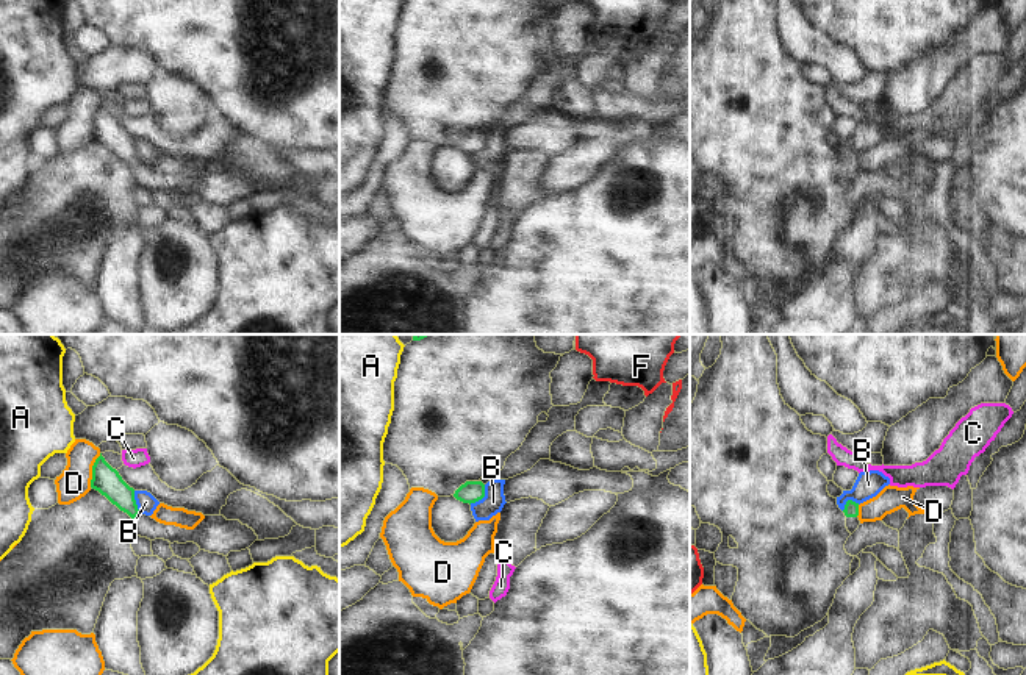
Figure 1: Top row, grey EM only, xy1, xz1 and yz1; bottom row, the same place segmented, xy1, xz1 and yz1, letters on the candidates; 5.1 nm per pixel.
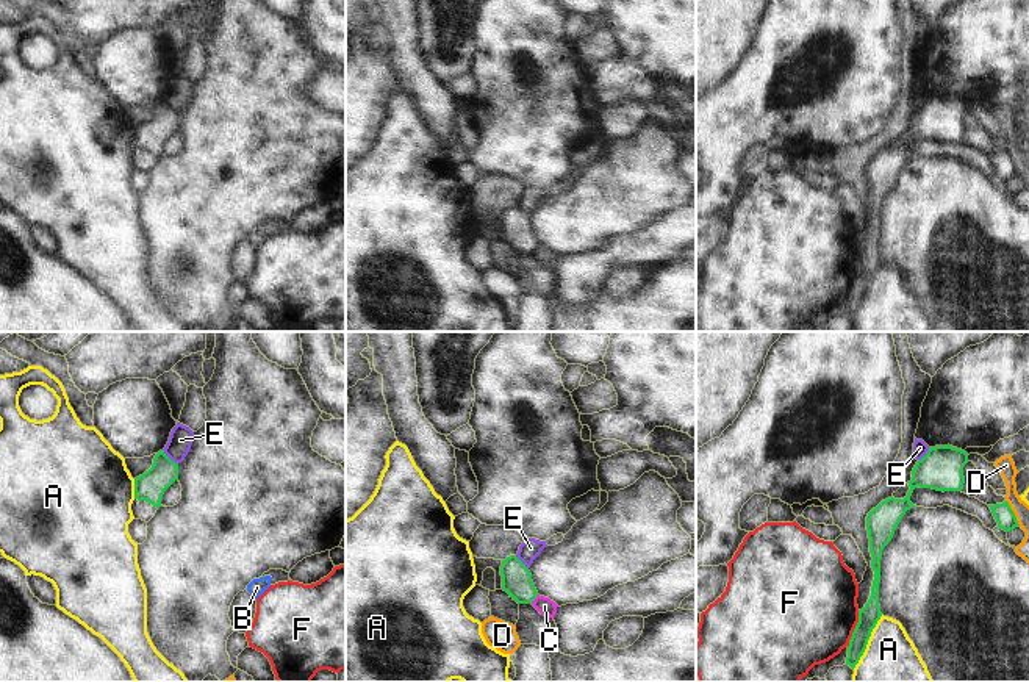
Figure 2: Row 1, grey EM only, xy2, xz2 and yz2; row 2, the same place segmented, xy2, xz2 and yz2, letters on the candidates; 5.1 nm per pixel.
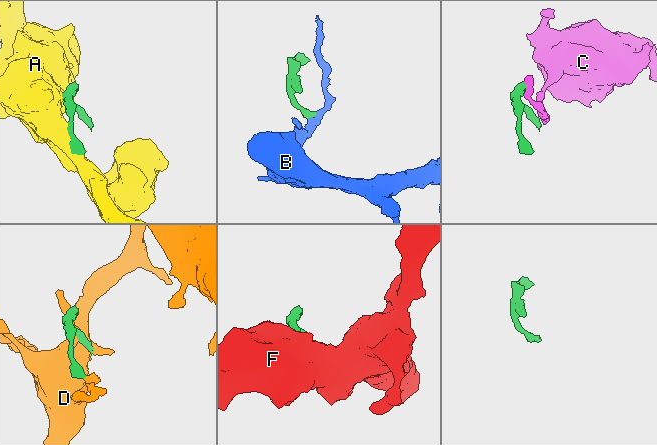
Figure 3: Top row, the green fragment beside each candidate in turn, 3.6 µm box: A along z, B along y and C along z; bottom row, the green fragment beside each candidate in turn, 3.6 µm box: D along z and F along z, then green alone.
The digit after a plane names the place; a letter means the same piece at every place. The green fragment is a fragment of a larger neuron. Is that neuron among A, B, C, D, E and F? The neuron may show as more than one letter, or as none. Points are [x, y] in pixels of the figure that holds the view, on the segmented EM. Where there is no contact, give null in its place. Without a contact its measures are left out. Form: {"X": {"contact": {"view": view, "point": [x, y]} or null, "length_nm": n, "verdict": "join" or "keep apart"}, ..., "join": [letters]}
{"A": {"contact": {"view": "yz2", "point": [867, 642]}, "length_nm": 320, "verdict": "keep apart"}, "B": {"contact": {"view": "xz1", "point": [482, 497]}, "length_nm": 130, "verdict": "keep apart"}, "C": {"contact": {"view": "xz2", "point": [534, 599]}, "length_nm": 60, "verdict": "keep apart"}, "D": {"contact": {"view": "xy1", "point": [93, 471]}, "length_nm": 190, "verdict": "keep apart"}, "E": {"contact": {"view": "xy2", "point": [168, 457]}, "length_nm": 110, "verdict": "keep apart"}, "F": {"contact": {"view": "yz2", "point": [854, 629]}, "length_nm": 200, "verdict": "keep apart"}, "join": []}

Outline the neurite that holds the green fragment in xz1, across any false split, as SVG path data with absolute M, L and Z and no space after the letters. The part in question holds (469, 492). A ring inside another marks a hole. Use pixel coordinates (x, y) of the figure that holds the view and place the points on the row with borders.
M466 481L455 491L454 497L463 503L475 503L485 497L485 484L482 481Z

